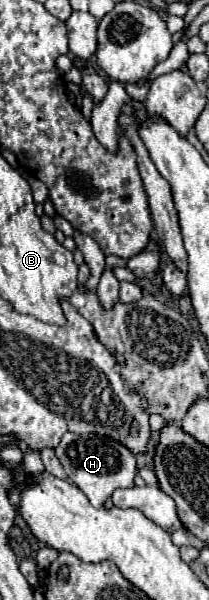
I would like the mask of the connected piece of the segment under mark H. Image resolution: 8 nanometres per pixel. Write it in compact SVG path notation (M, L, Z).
M65 433L61 443L55 447L55 455L61 461L67 477L87 495L93 507L103 507L117 487L133 487L133 477L137 473L135 455L121 443L101 437L101 435L75 435Z

